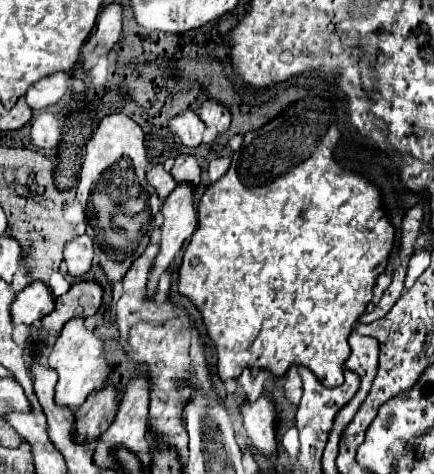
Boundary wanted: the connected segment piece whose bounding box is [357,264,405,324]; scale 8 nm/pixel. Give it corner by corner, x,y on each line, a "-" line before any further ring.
401,264
401,266
395,270
389,288
383,292
383,296
381,296
379,304
373,308
373,312
363,314
357,322
361,322
361,324
371,324
371,322
383,318
383,316
393,308
393,304
399,300
399,296
401,296
401,292
403,292
403,280
405,280
405,264

